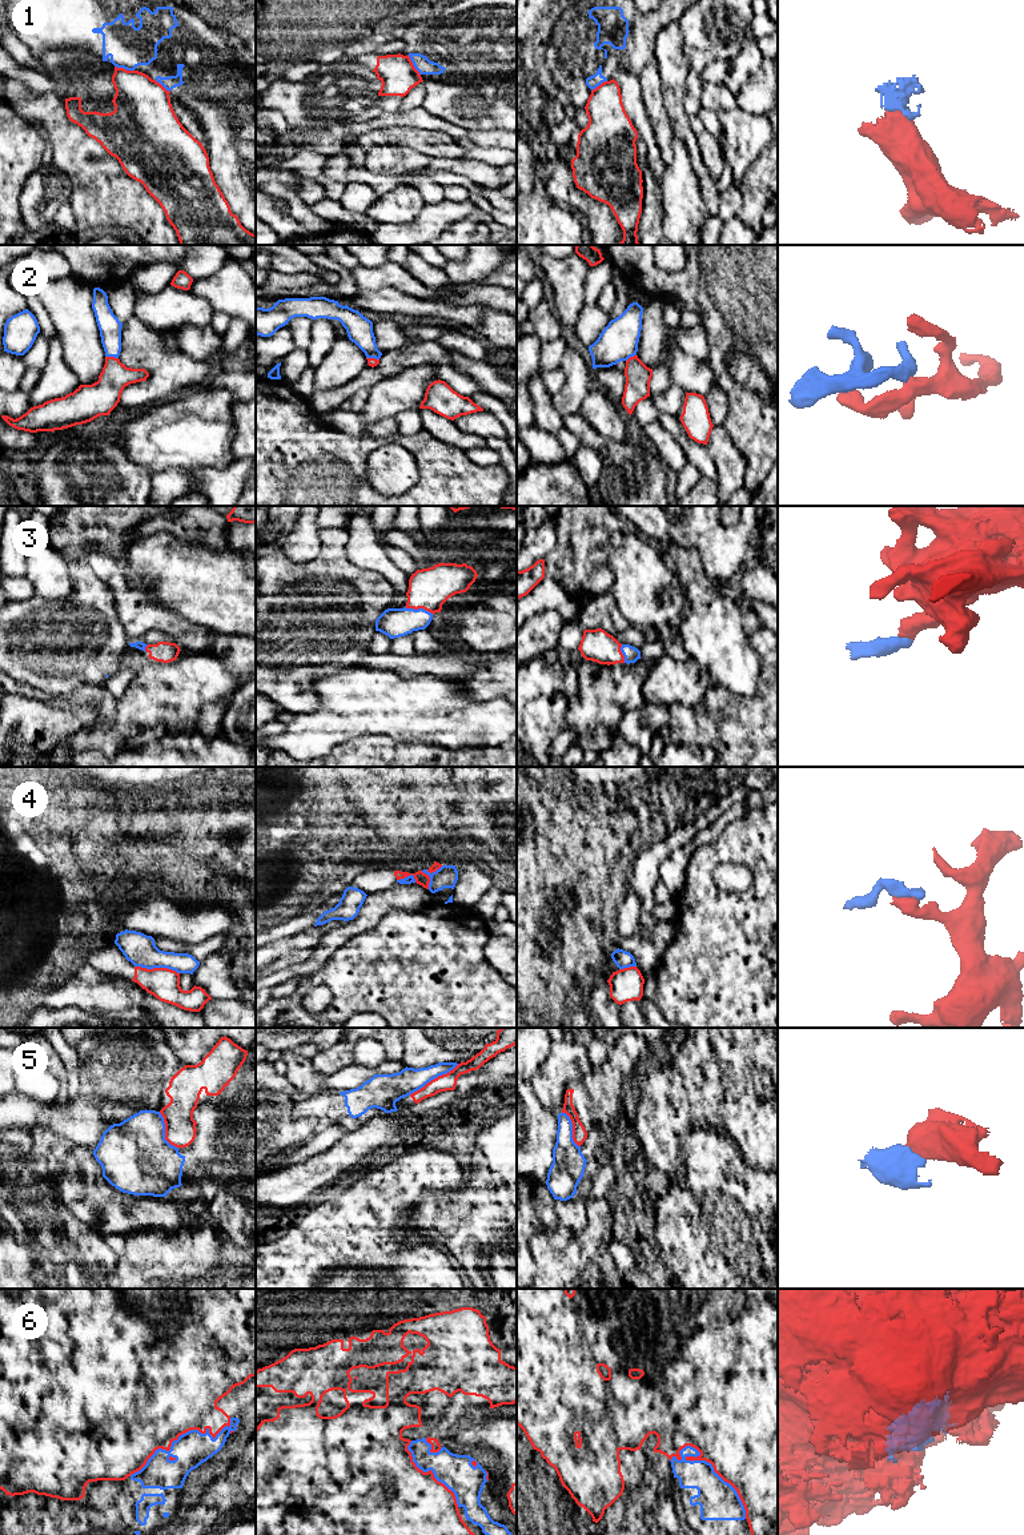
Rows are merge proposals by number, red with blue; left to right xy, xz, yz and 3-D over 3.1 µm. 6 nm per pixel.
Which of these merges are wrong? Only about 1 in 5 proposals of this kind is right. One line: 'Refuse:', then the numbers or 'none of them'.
Refuse: 1, 4, 5

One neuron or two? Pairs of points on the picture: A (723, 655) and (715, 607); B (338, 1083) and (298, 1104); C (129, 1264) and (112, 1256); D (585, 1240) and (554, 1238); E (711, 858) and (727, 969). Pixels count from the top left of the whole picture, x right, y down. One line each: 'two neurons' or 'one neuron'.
A: one neuron
B: two neurons
C: two neurons
D: one neuron
E: one neuron

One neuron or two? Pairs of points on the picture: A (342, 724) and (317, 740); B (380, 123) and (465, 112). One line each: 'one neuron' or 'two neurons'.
A: one neuron
B: two neurons

